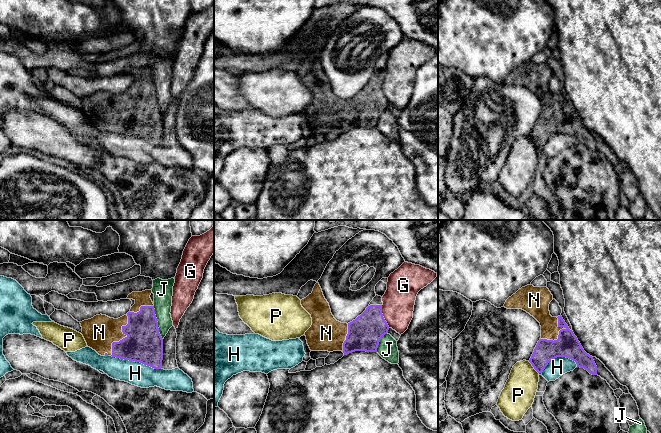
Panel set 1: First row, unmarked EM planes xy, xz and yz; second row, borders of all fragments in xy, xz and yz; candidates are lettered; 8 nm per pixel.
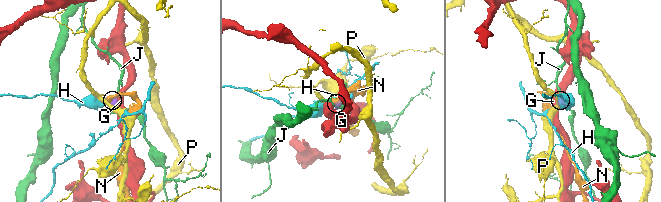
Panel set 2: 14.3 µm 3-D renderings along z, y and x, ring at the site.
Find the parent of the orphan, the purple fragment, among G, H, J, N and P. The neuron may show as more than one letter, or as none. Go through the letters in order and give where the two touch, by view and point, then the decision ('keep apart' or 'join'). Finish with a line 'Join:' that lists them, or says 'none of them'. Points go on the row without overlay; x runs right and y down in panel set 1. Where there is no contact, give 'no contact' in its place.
G: contact xz (382, 92); keep apart
H: contact xy (136, 137); keep apart
J: contact xy (157, 98); keep apart
N: contact xy (125, 113); join
P: contact yz (533, 142); keep apart
Join: N

